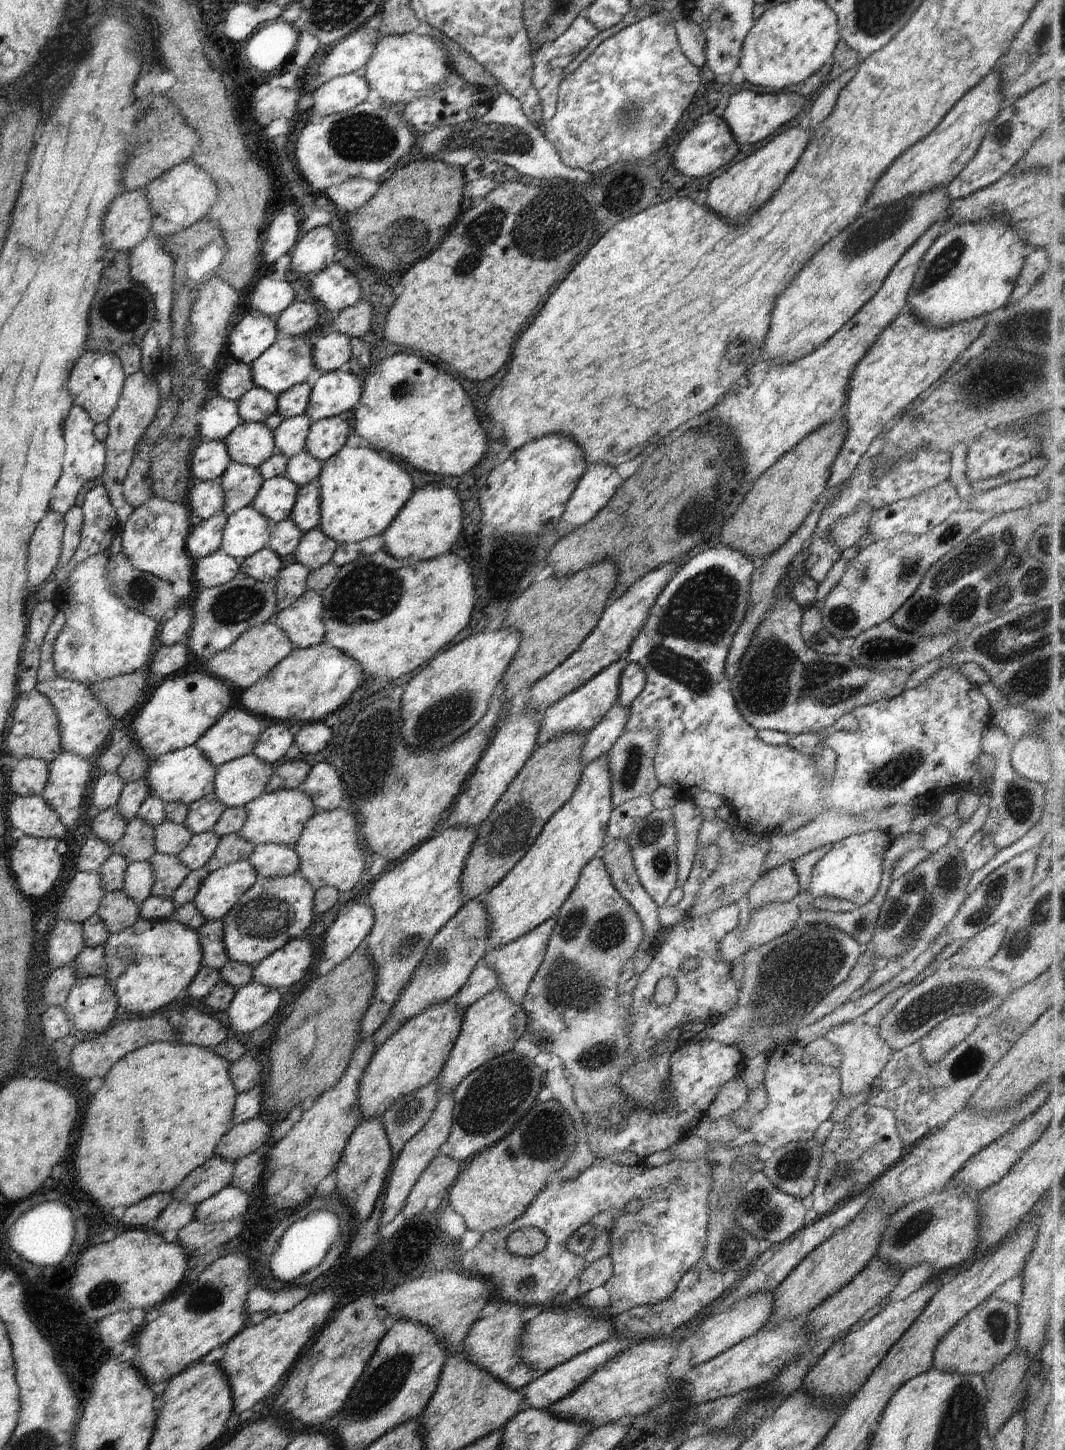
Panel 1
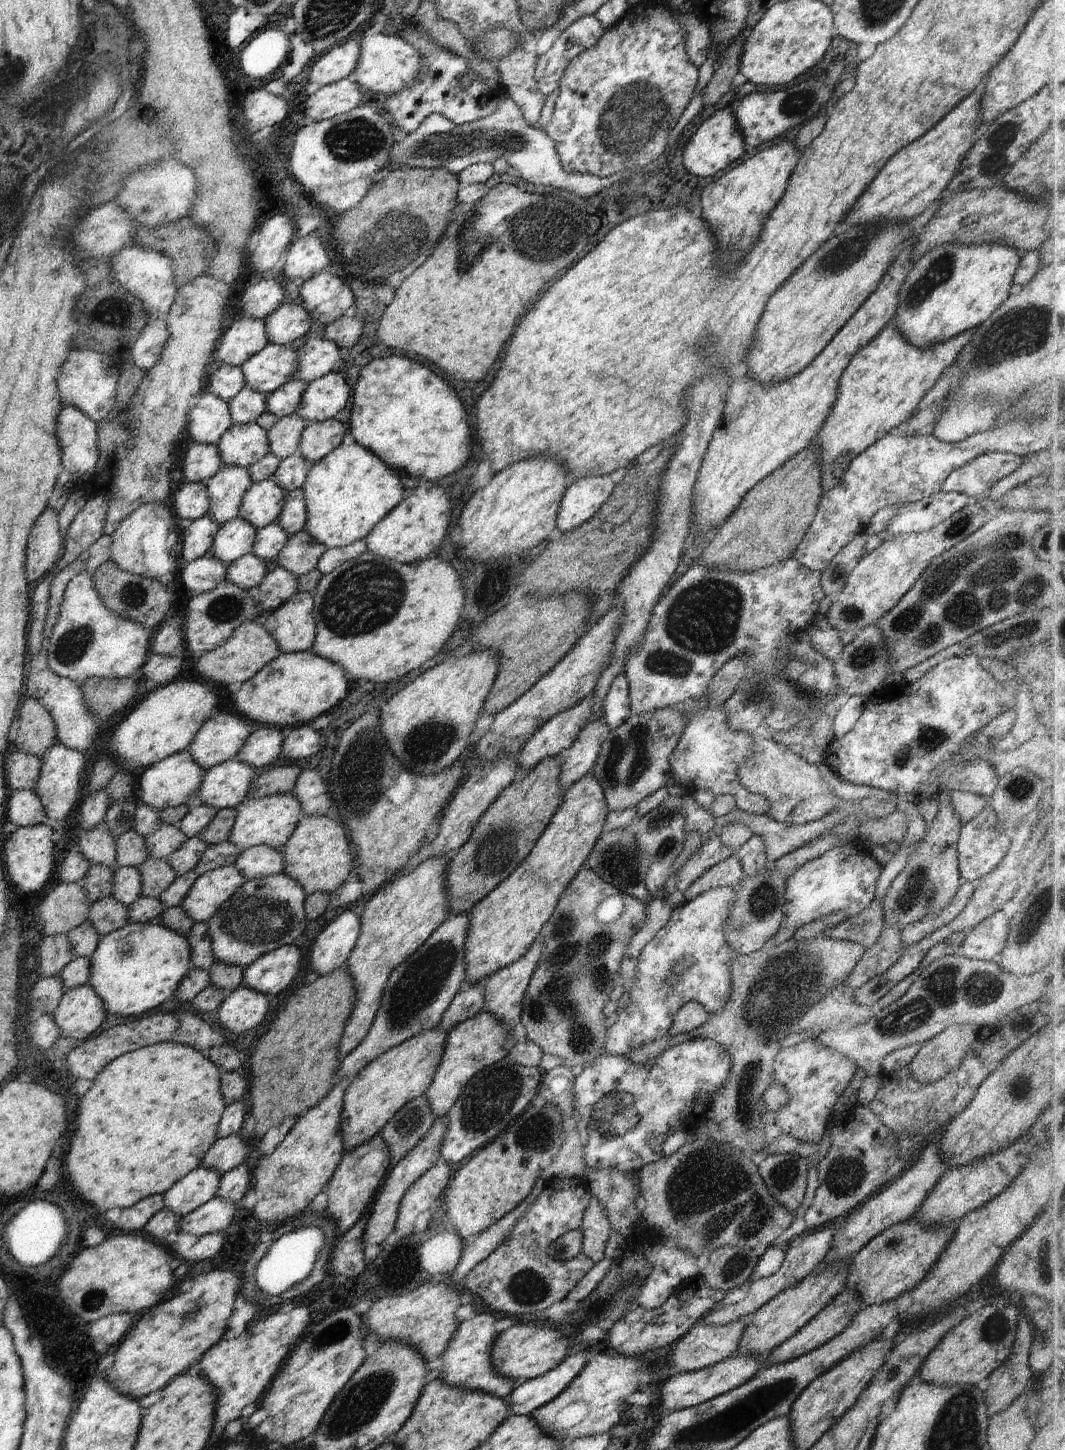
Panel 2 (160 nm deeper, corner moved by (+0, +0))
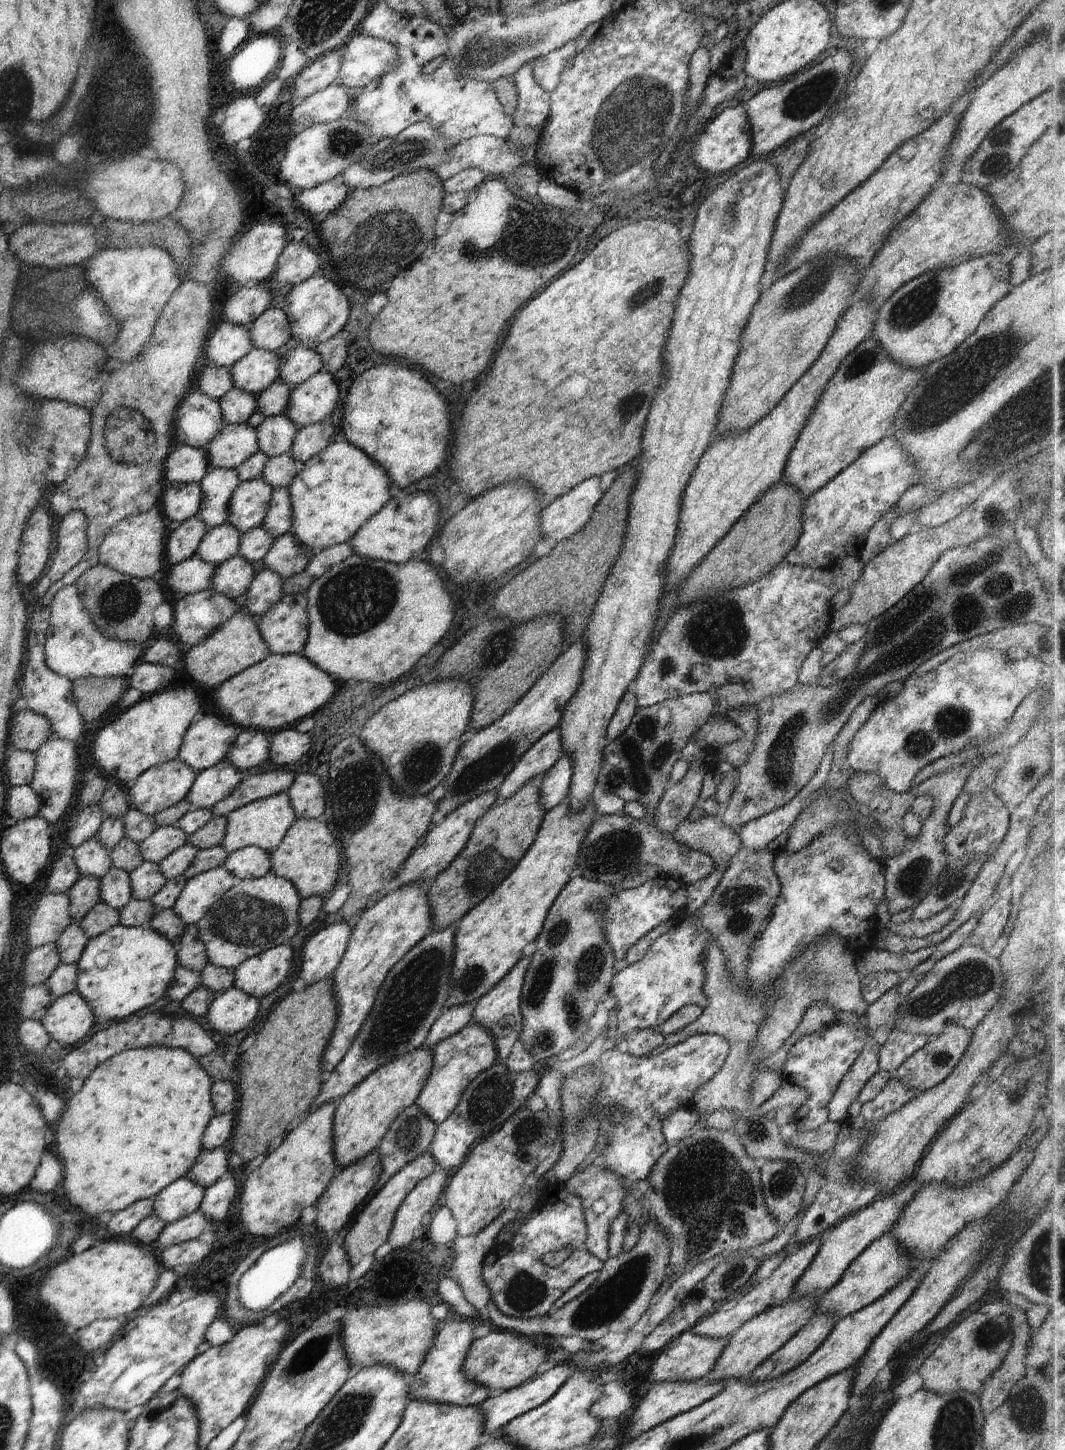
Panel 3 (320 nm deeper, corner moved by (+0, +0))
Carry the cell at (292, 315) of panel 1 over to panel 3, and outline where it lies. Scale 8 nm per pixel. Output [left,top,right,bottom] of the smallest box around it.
[249,308,291,352]

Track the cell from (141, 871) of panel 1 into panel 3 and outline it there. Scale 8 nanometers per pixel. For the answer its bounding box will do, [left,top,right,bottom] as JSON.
[99,868,132,910]

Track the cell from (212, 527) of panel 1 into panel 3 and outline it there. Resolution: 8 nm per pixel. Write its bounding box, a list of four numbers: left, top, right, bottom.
[165,516,208,565]

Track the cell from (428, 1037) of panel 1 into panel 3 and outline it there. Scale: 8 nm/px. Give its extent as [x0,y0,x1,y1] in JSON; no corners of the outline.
[333,1049,432,1170]

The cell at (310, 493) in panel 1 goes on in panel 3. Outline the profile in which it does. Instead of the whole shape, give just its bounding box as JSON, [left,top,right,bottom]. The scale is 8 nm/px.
[261,487,292,539]

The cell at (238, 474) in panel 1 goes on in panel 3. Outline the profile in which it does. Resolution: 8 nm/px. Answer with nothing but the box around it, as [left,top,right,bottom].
[195,468,240,529]

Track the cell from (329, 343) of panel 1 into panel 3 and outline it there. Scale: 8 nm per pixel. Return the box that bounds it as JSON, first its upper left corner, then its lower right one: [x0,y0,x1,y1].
[278,345,323,387]

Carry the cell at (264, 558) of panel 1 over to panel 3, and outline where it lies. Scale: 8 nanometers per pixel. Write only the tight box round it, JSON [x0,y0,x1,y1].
[211,555,254,600]

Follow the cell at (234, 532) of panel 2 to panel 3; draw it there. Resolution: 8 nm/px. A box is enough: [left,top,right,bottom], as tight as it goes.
[196,523,241,566]

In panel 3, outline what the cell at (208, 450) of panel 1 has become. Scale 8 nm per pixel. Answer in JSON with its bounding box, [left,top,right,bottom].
[164,445,212,483]

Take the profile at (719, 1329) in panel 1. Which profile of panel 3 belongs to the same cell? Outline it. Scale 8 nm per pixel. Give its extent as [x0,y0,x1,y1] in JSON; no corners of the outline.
[648,1331,728,1382]

